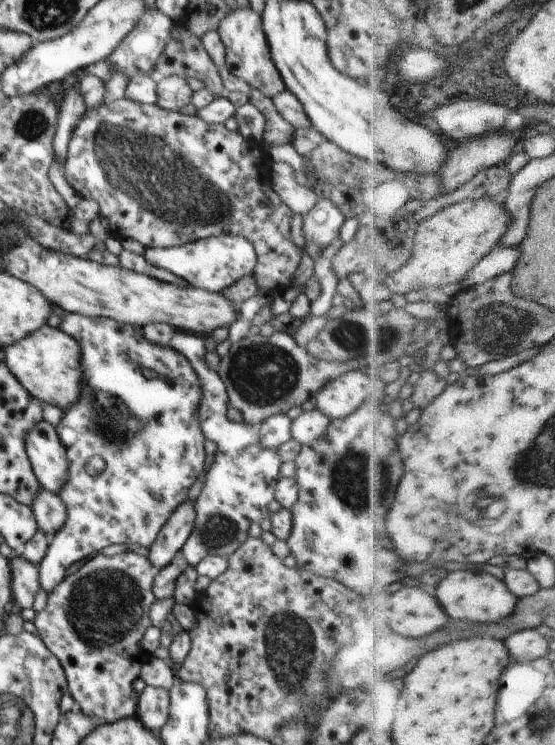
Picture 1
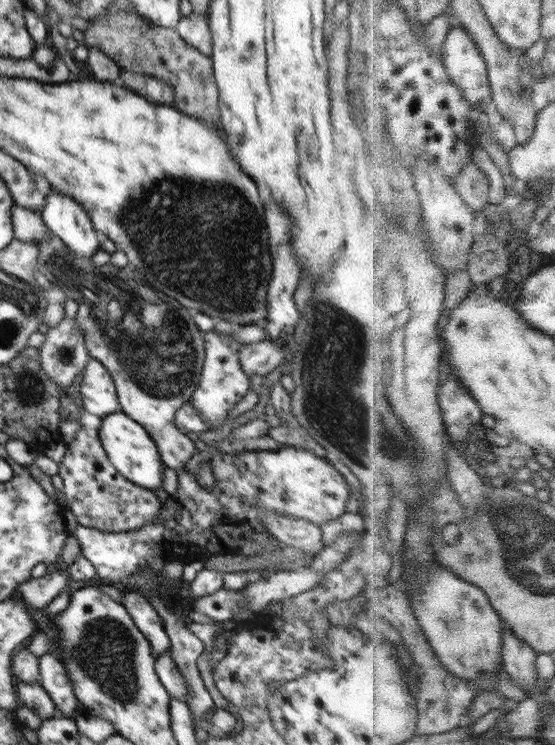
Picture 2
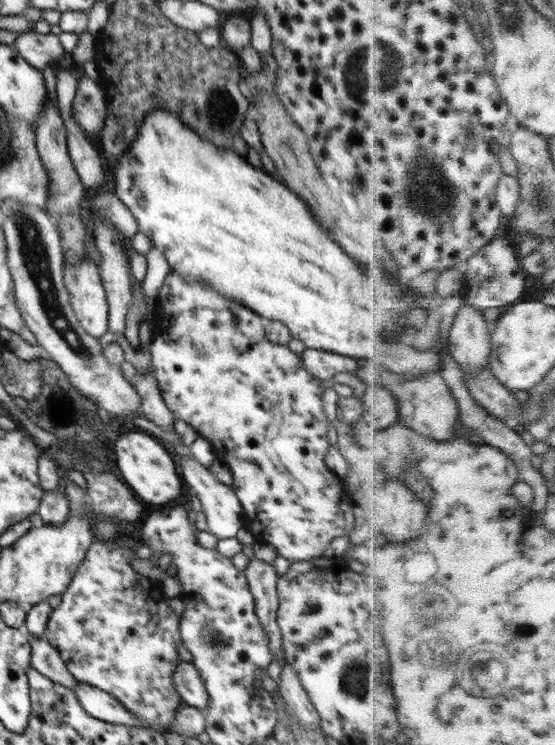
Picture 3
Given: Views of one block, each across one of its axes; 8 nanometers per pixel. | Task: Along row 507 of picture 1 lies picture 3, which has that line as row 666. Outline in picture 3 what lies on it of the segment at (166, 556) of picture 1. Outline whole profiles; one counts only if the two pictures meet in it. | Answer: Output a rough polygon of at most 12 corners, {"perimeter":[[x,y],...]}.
{"perimeter":[[182,661],[172,676],[187,706],[207,714],[204,679],[191,662]]}

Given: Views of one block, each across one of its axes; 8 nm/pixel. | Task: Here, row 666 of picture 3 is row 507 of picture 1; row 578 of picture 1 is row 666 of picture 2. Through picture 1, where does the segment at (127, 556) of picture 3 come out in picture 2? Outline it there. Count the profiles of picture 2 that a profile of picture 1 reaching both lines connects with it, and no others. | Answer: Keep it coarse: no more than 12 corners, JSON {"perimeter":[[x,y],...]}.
{"perimeter":[[57,652],[39,658],[39,682],[58,715],[80,703]]}

